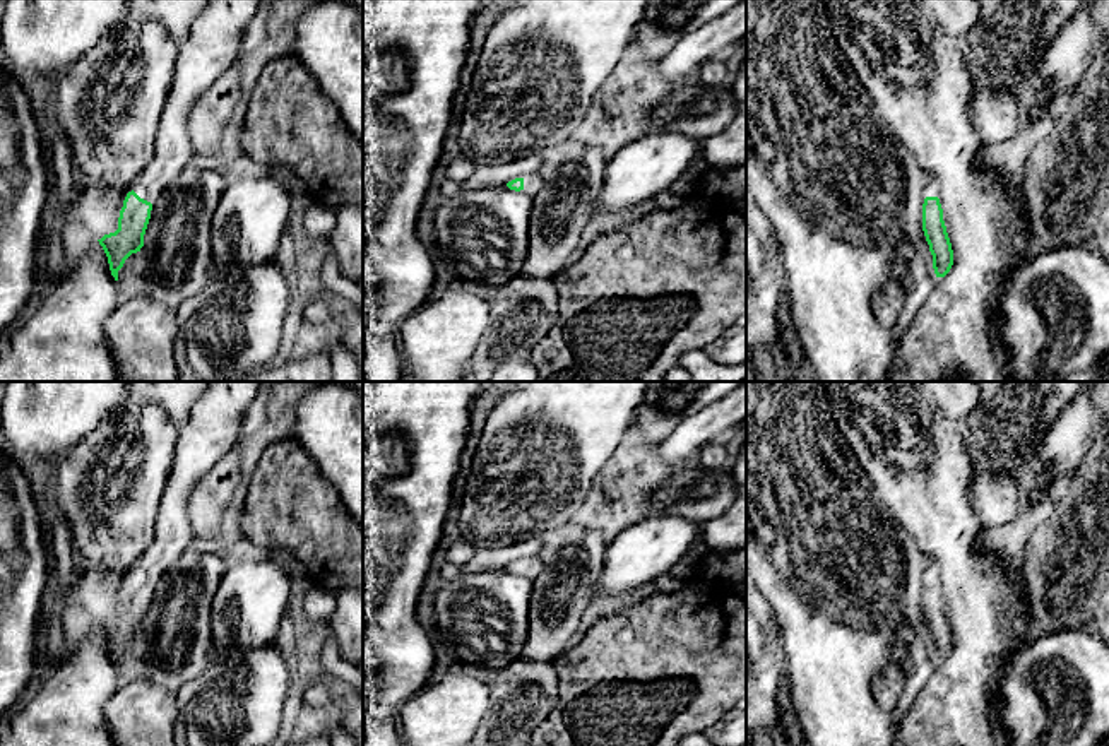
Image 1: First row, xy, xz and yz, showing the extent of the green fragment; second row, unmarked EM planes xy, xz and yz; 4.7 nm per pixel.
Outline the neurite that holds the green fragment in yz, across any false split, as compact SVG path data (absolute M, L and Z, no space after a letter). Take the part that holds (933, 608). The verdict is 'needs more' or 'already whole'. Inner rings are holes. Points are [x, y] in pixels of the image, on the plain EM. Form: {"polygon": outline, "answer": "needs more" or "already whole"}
{"polygon": "M928 560L926 582L922 587L922 614L933 638L936 660L945 660L953 648L953 633L943 604L938 565Z", "answer": "needs more"}

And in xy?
{"polygon": "M211 382L207 390L193 404L188 423L178 431L171 472L154 525L154 541L139 560L133 573L127 577L118 601L118 613L98 623L108 640L115 664L118 664L118 654L123 650L125 643L144 630L144 618L151 602L152 587L157 583L159 577L187 548L195 544L188 517L190 493L199 481L238 445L246 412L258 394L260 383L262 382Z", "answer": "needs more"}

